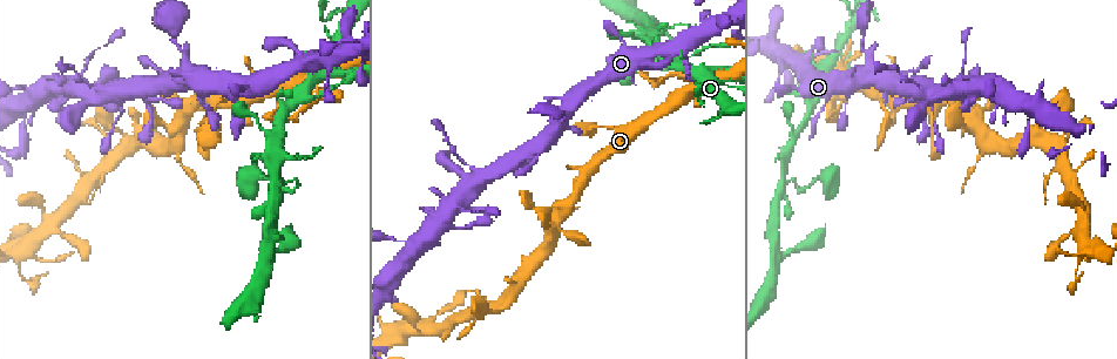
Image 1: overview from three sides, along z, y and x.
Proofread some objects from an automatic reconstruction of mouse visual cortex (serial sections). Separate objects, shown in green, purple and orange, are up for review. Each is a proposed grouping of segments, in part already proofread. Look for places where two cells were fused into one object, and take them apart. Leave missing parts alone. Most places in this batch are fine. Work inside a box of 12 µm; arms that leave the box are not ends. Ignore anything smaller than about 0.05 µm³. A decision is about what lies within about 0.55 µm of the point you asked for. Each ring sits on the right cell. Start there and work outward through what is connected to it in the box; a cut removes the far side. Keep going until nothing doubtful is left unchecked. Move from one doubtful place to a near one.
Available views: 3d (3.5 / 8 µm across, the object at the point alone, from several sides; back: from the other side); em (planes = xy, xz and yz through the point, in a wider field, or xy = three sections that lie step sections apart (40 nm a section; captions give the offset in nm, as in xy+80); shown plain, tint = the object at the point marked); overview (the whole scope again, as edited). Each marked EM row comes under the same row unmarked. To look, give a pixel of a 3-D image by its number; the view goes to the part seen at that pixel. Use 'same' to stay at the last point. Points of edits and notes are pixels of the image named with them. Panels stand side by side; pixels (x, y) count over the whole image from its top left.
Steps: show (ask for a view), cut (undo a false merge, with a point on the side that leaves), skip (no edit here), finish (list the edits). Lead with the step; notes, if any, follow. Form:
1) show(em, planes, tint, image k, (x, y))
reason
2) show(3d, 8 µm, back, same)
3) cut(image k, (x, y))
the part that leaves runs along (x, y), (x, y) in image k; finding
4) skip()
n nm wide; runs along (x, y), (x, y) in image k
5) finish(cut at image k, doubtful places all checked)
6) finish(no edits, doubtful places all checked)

show(3d, 8 µm, image 1, (275, 134))
four arms meet

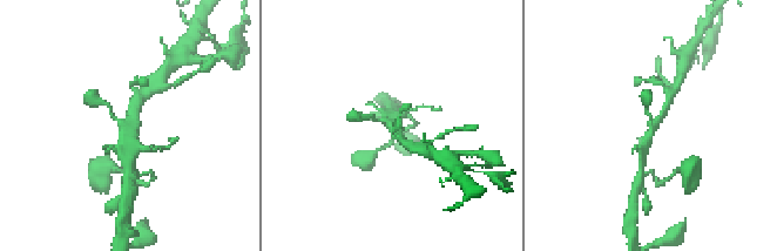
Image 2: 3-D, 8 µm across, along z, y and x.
show(em, xy, step 3, tint, image 2, (654, 125))

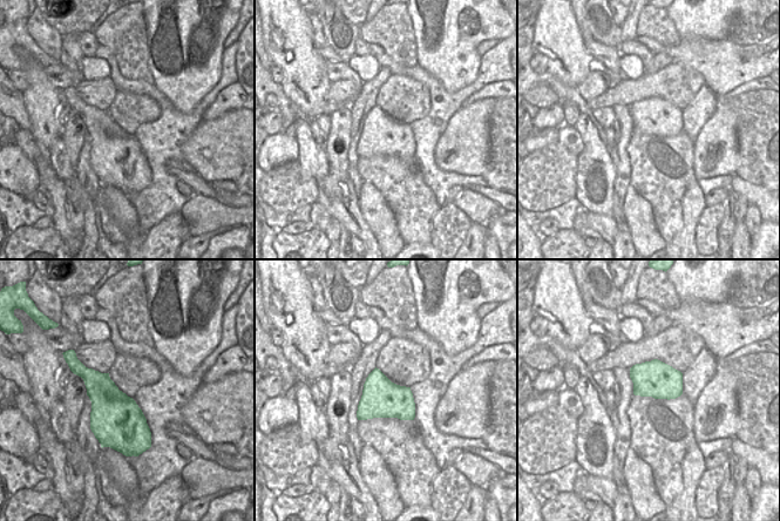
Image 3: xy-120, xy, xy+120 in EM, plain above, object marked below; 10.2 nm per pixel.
skip()
continuous, no second cell

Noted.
show(3d, 3.5 µm, image 1, (277, 174))
arms part here

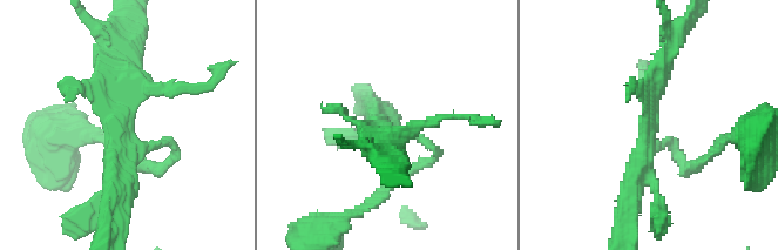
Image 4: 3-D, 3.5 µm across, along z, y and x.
show(em, xy, step 1, tint, image 4, (651, 131))
3 arms; arms of 150, 250, 250 nm; need the tissue

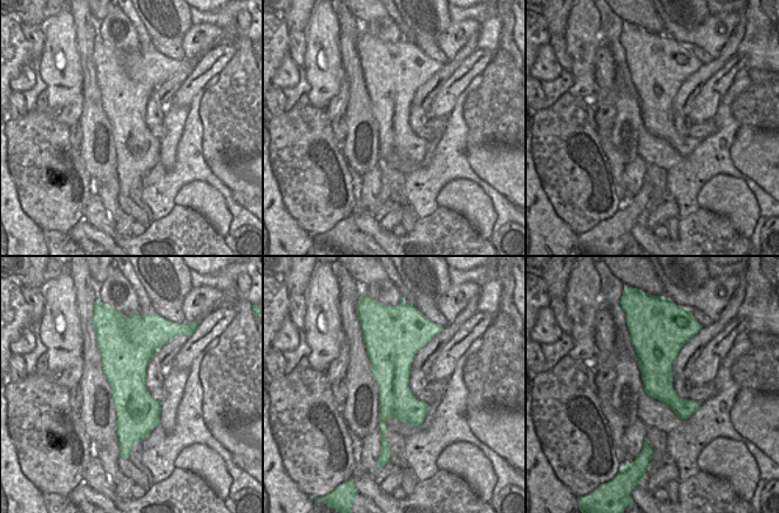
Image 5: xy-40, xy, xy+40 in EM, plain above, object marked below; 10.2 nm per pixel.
show(em, planes, tint, same)

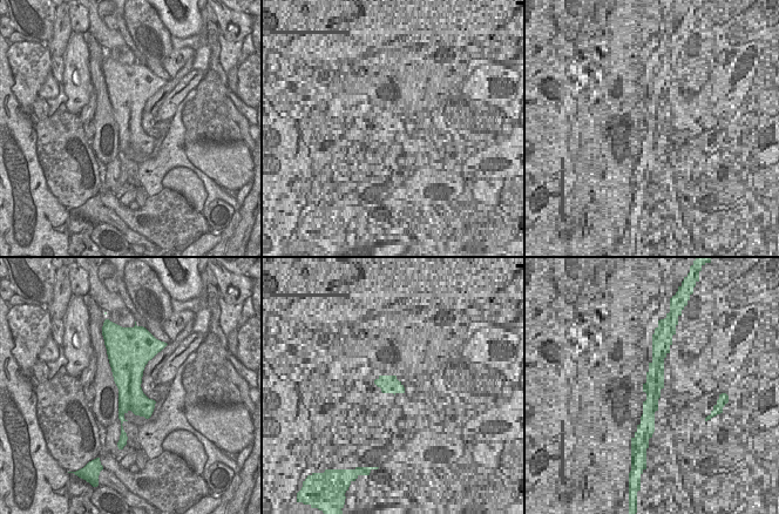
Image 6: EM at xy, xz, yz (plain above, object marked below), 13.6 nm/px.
skip()
runs along (663, 62), (628, 207) in image 4; one cell here

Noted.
show(3d, 8 µm, image 1, (671, 38))
sharp bend

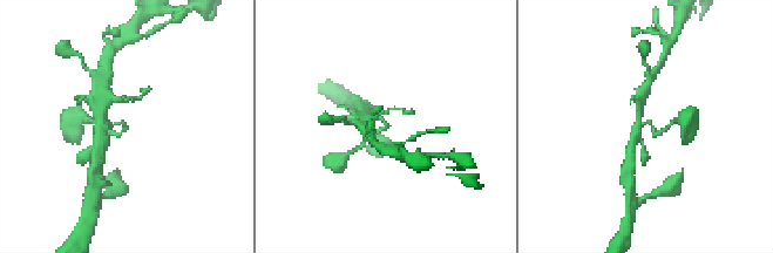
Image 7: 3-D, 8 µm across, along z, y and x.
show(em, xy, step 3, tint, image 7, (652, 125))
arms of 150, 150 nm

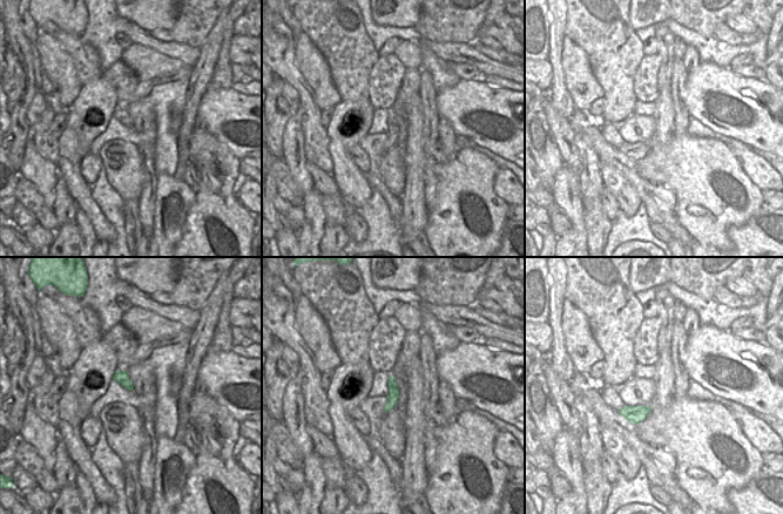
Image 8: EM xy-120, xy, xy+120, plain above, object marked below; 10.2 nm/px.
skip()
120 nm wide; runs along (364, 114), (388, 125), (365, 142) in image 7; all the same cell

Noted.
finish(no edits, doubtful places all checked)

